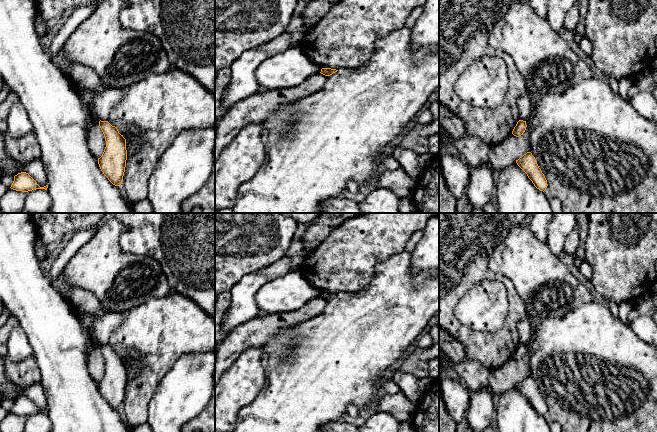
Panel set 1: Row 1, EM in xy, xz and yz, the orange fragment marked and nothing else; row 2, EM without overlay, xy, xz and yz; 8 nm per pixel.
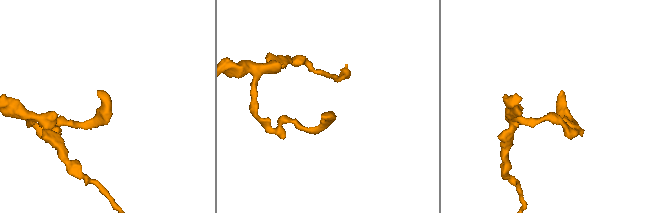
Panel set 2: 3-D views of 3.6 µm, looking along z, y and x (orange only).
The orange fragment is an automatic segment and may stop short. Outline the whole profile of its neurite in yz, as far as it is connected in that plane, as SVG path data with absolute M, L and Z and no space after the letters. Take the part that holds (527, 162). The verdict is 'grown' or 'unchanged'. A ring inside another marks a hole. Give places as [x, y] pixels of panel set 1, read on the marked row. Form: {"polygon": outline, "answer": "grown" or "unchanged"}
{"polygon": "M531 152L524 154L516 160L516 163L527 174L537 189L543 192L546 190L548 186L547 180Z", "answer": "unchanged"}

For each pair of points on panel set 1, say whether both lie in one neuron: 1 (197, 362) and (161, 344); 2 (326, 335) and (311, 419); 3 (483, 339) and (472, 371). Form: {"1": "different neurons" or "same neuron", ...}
{"1": "different neurons", "2": "same neuron", "3": "different neurons"}

